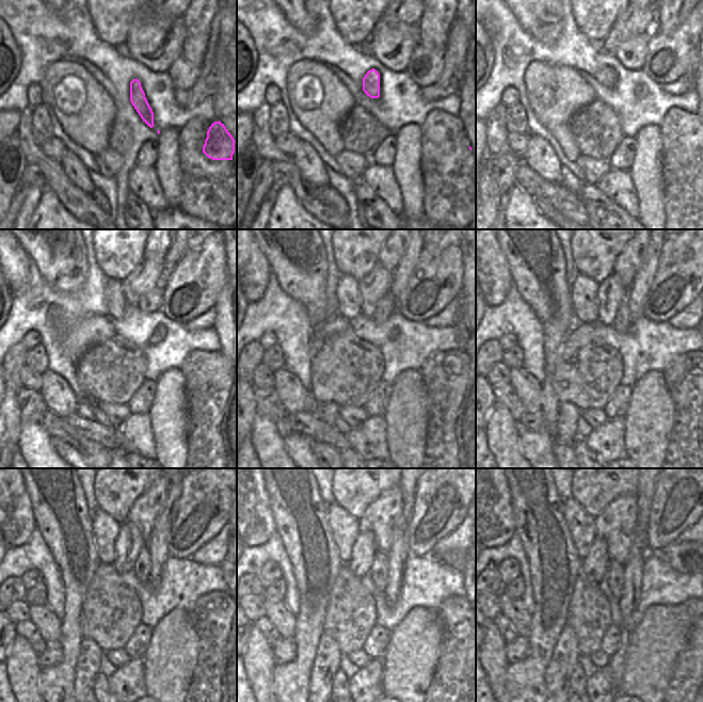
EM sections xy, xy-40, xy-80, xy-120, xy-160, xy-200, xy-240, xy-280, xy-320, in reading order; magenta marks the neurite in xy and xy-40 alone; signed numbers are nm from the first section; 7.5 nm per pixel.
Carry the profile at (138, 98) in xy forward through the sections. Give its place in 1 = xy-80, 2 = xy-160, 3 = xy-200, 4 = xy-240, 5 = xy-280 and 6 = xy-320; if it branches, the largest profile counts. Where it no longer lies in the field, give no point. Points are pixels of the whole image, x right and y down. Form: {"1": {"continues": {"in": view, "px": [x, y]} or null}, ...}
{"1": {"continues": {"in": "xy-80", "px": [607, 77]}}, "2": {"continues": {"in": "xy-160", "px": [348, 293]}}, "3": {"continues": {"in": "xy-200", "px": [584, 290]}}, "4": {"continues": {"in": "xy-240", "px": [106, 529]}}, "5": {"continues": {"in": "xy-280", "px": [345, 528]}}, "6": {"continues": {"in": "xy-320", "px": [581, 526]}}}

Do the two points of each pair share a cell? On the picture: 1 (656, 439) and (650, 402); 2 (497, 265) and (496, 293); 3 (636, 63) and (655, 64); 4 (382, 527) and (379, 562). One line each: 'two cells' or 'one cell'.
1: one cell
2: one cell
3: two cells
4: two cells

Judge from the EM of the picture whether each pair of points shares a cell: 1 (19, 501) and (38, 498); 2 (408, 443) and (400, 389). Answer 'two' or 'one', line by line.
1: two
2: one

